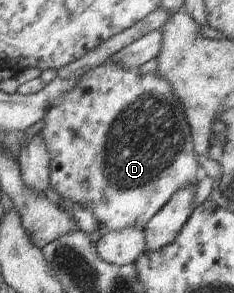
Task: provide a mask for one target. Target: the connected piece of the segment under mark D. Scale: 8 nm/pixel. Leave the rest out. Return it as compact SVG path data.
M105 63L99 67L95 67L81 76L78 85L67 93L60 104L53 106L46 114L45 125L40 135L46 142L48 153L50 154L50 186L60 194L61 198L69 199L84 206L91 211L93 216L98 220L100 226L106 226L109 231L118 231L127 227L139 227L144 229L145 225L151 218L155 216L167 204L175 191L183 187L196 186L198 156L194 151L194 140L187 122L181 101L175 96L169 82L163 77L147 72L145 75L138 71L138 68L126 71L121 65L116 63Z

